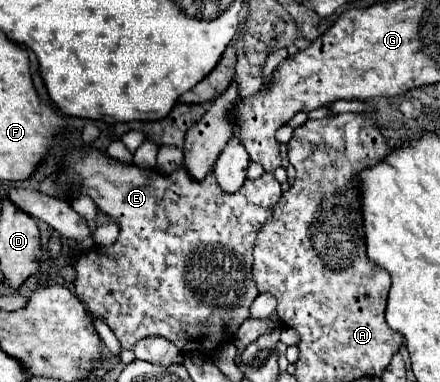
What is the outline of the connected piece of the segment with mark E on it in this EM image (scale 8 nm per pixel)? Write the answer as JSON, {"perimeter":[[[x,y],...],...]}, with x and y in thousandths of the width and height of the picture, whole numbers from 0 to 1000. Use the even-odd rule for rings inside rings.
{"perimeter":[[[193,385],[189,395],[166,395],[152,411],[148,453],[139,458],[134,484],[170,495],[166,516],[198,505],[216,537],[275,594],[257,641],[211,647],[198,662],[184,657],[170,694],[170,772],[198,798],[198,814],[211,830],[225,830],[248,851],[280,914],[302,914],[307,898],[330,882],[375,882],[393,893],[411,924],[457,919],[475,929],[493,903],[534,887],[548,846],[570,830],[566,804],[589,772],[570,720],[575,636],[620,537],[639,521],[639,490],[620,453],[598,453],[580,474],[561,469],[539,505],[520,510],[493,490],[484,453],[475,453],[466,474],[448,479],[416,437],[384,458],[366,458],[348,442],[334,448],[307,432],[270,427],[230,395]],[[502,809],[534,825],[534,835],[520,830],[516,846],[516,835],[502,830]]]}

